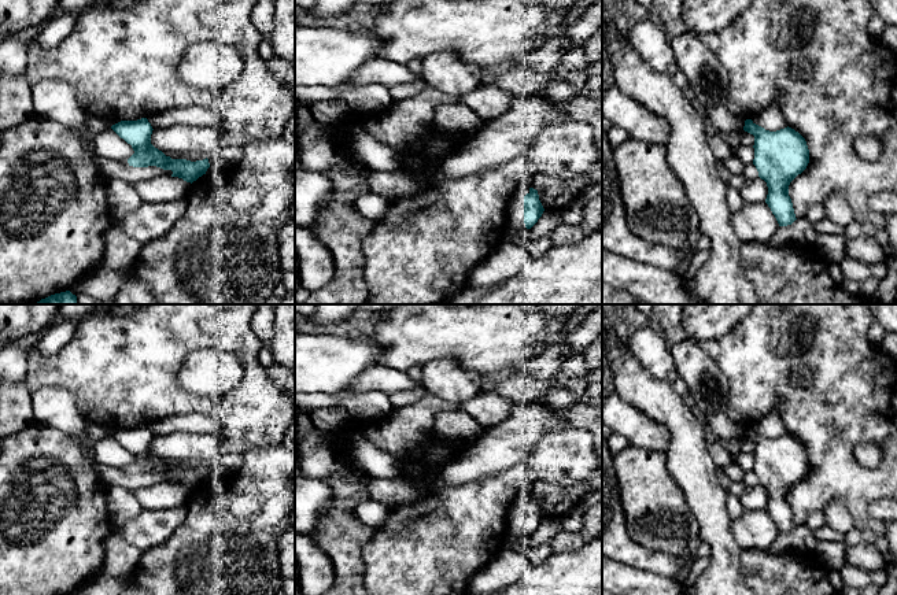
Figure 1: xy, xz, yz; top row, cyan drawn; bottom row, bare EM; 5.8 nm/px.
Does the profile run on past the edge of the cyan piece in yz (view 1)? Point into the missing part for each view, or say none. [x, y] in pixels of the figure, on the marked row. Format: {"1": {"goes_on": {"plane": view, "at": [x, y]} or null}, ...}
{"1": {"goes_on": null}}

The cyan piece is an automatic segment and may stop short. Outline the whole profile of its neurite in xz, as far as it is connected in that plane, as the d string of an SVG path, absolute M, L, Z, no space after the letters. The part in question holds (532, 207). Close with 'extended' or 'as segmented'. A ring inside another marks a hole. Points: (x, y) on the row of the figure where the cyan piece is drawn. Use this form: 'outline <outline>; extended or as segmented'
outline M523 188L516 192L507 212L506 229L531 229L542 217L545 208L539 200L538 191Z; extended

